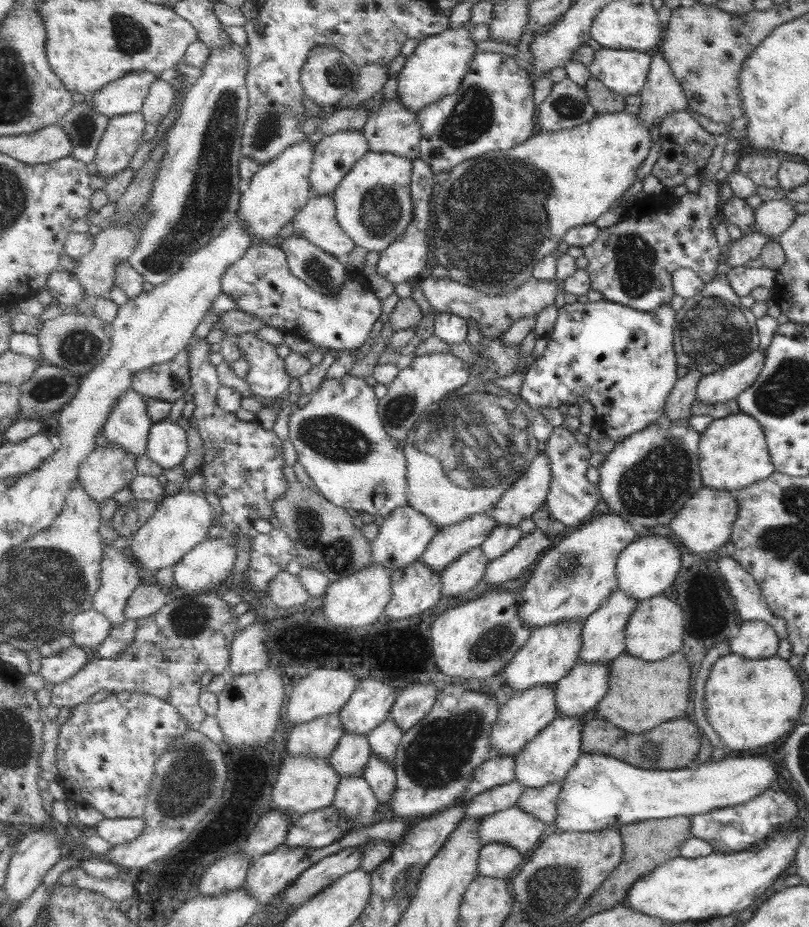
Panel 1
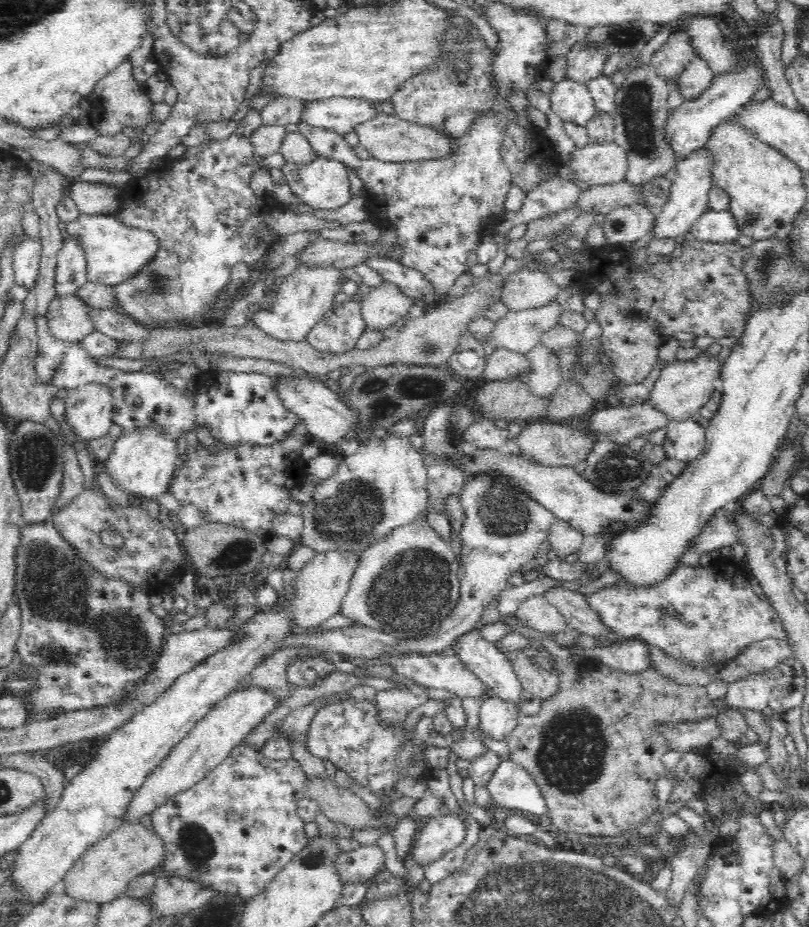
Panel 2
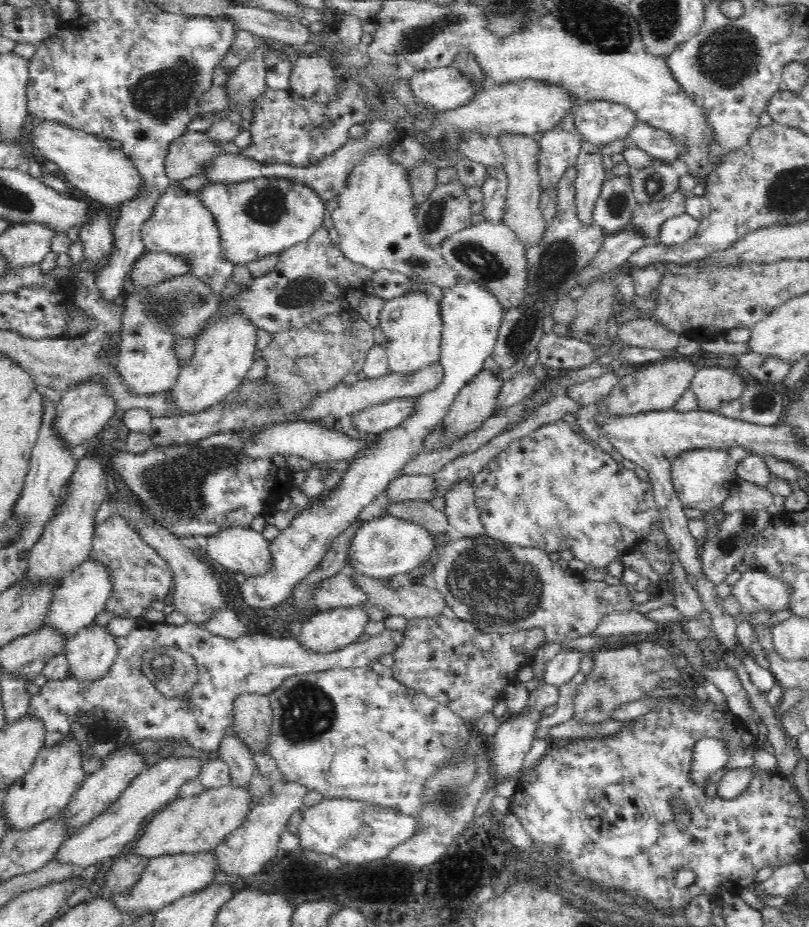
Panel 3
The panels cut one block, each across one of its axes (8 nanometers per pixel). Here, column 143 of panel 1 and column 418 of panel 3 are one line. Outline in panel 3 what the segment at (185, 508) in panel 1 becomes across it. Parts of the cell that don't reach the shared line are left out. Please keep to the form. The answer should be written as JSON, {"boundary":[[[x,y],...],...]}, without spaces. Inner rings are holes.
{"boundary":[[[382,514],[370,521],[361,523],[350,548],[348,548],[347,566],[354,575],[362,578],[390,579],[397,574],[409,573],[430,559],[440,538],[435,538],[426,528],[390,514]]]}

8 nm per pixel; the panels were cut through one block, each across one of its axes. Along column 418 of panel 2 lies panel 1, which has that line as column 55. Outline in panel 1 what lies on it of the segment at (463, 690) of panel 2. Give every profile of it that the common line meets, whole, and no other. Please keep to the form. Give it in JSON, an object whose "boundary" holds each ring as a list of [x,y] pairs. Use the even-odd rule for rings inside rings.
{"boundary":[[[72,644],[63,652],[52,657],[41,657],[40,676],[54,686],[72,679],[90,660],[94,654],[87,648]]]}

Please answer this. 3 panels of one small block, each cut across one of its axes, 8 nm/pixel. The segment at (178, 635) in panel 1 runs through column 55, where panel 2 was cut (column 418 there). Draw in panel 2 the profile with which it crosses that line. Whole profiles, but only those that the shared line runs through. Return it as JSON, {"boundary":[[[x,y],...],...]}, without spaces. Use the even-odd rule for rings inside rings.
{"boundary":[[[416,683],[408,688],[380,690],[376,695],[374,711],[378,723],[384,727],[396,727],[404,722],[406,715],[429,700],[428,689]]]}

